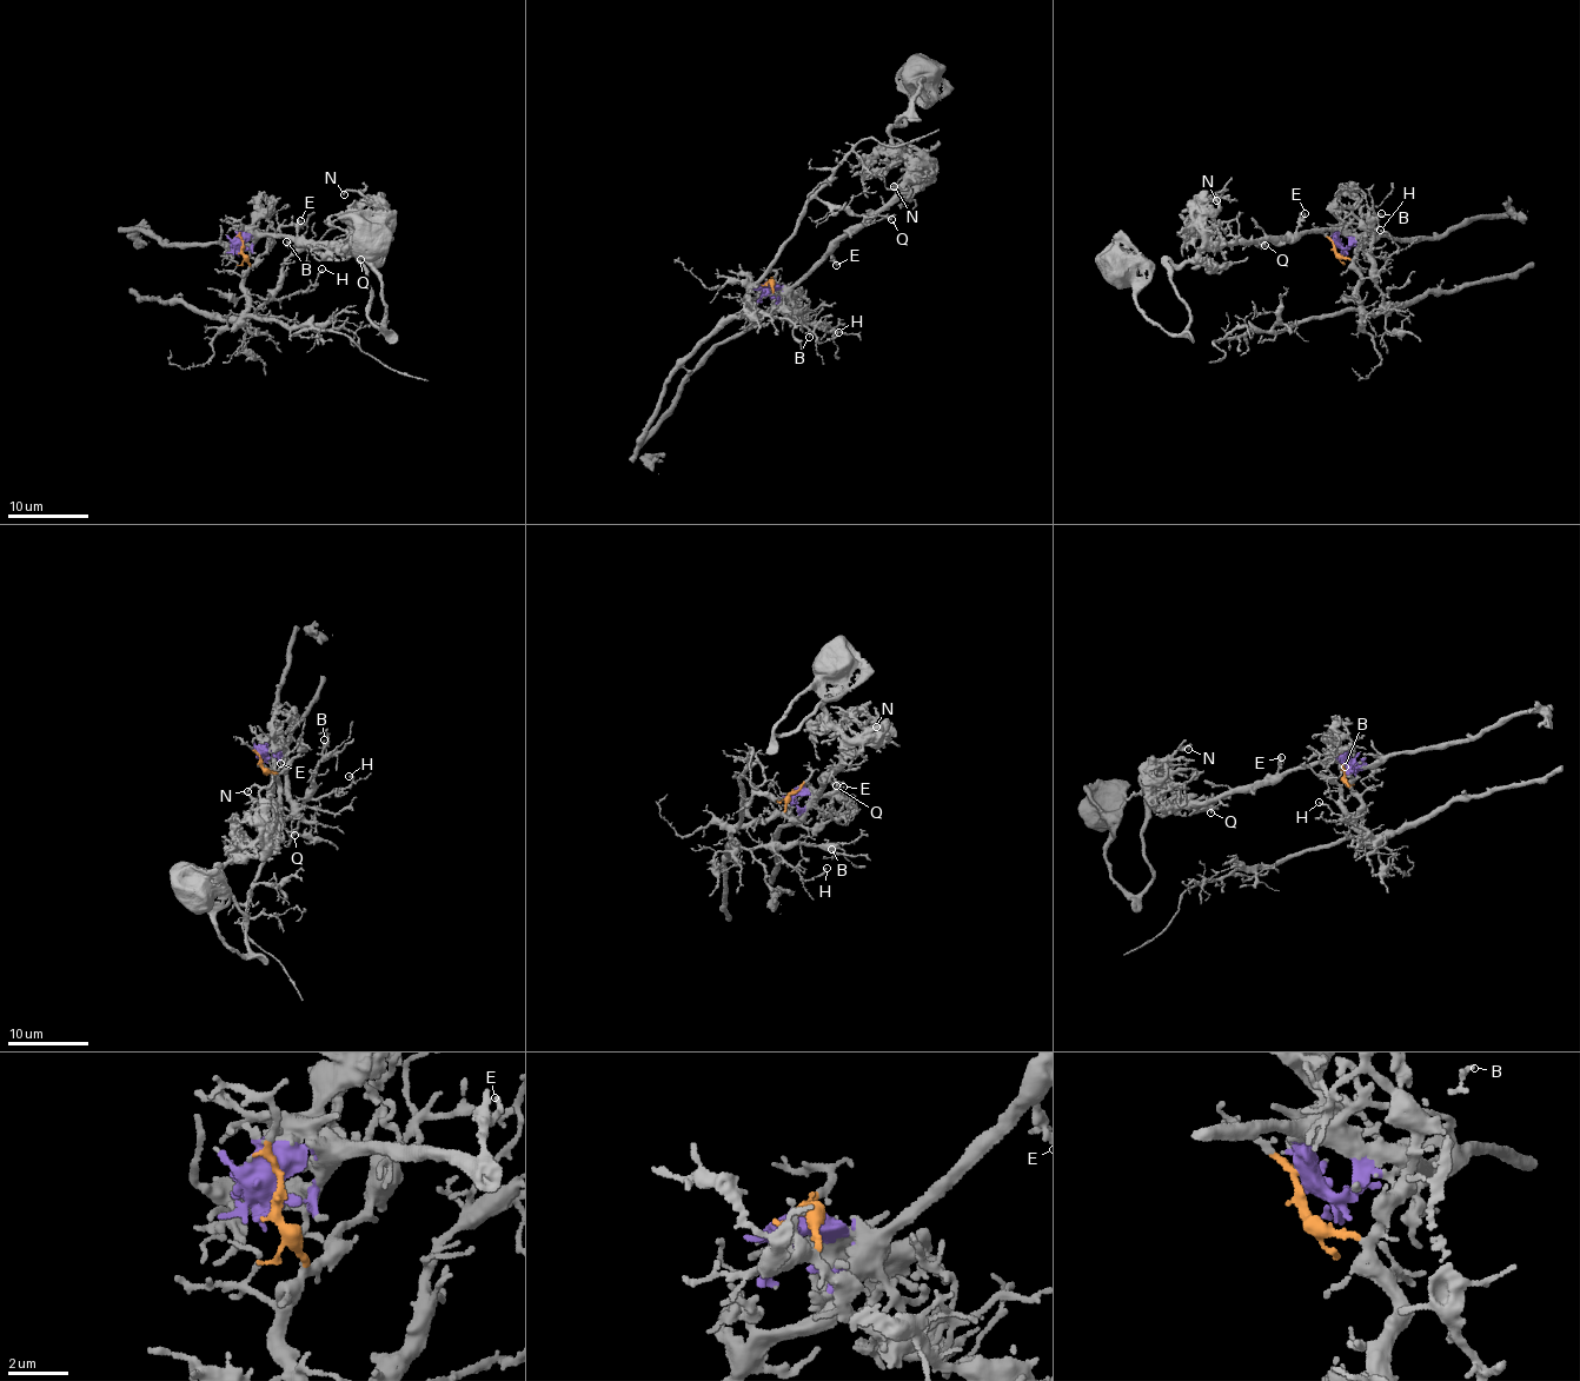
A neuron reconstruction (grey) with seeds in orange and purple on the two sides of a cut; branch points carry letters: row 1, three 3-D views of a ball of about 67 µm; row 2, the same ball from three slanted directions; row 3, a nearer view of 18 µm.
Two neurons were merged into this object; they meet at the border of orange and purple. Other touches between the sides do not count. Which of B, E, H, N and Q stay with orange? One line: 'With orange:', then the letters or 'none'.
With orange: B, H

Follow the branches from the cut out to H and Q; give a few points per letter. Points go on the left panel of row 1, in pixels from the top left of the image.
H: (238, 252), (250, 267), (244, 281), (247, 310), (243, 325), (267, 303), (309, 287), (322, 270)
Q: (238, 252), (251, 236), (269, 234), (323, 243), (360, 259)

